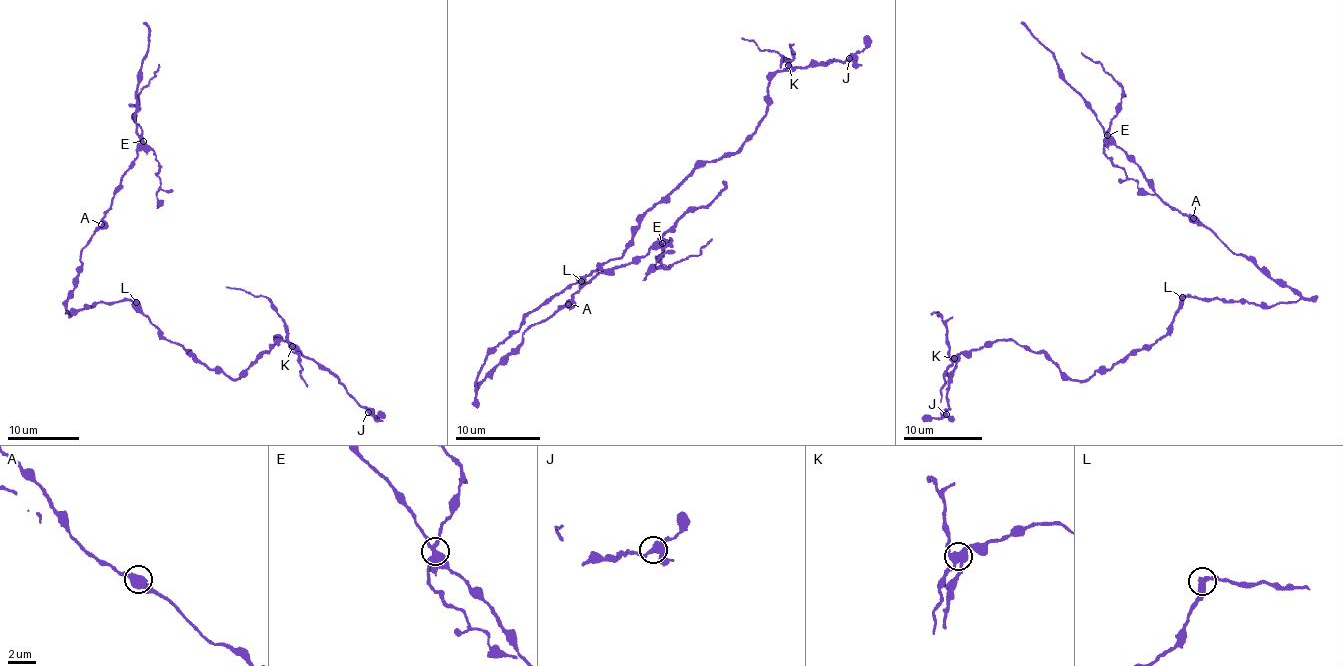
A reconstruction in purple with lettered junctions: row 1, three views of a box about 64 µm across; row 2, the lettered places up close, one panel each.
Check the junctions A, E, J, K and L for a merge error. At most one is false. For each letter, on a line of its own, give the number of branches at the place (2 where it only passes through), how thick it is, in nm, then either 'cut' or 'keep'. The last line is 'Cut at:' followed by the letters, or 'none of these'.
A: 2 | 550 nm | keep
E: 4 | 440 nm | keep
J: 3 | 440 nm | keep
K: 4 | 440 nm | cut
L: 2 | 480 nm | keep
Cut at: K

